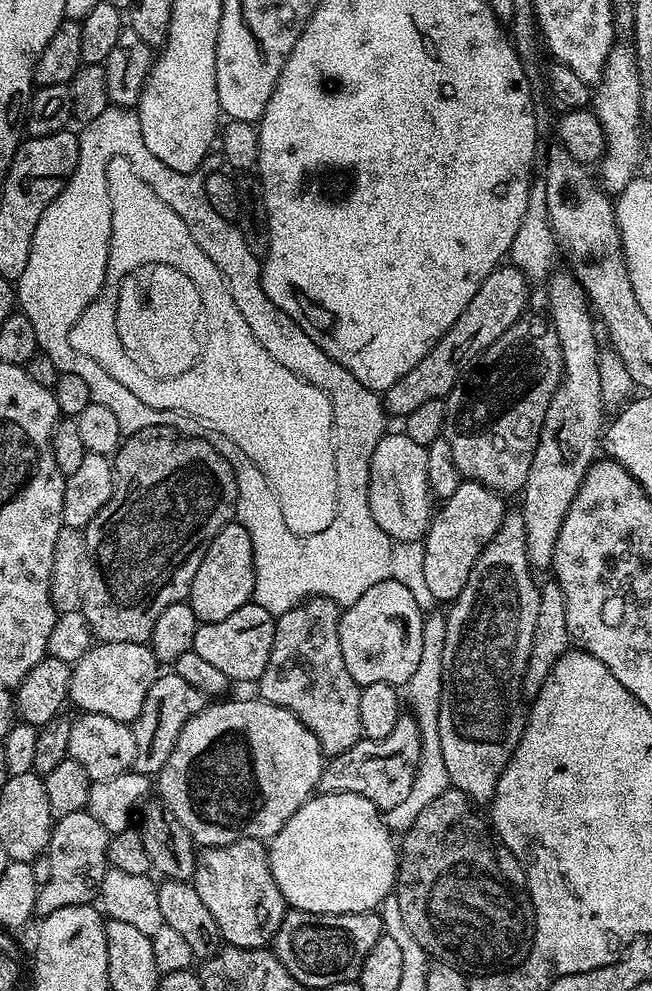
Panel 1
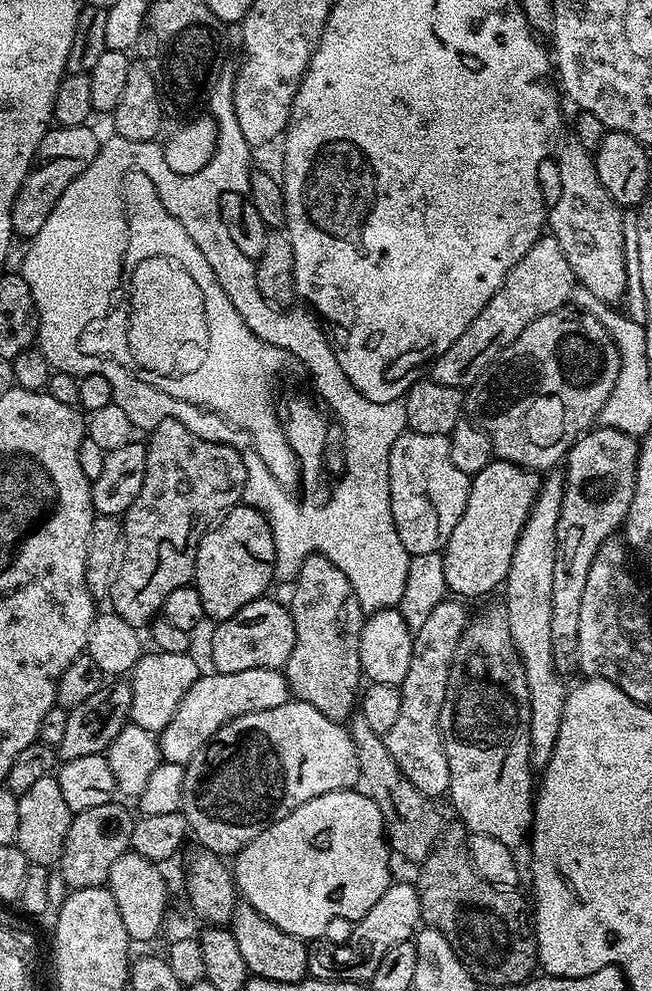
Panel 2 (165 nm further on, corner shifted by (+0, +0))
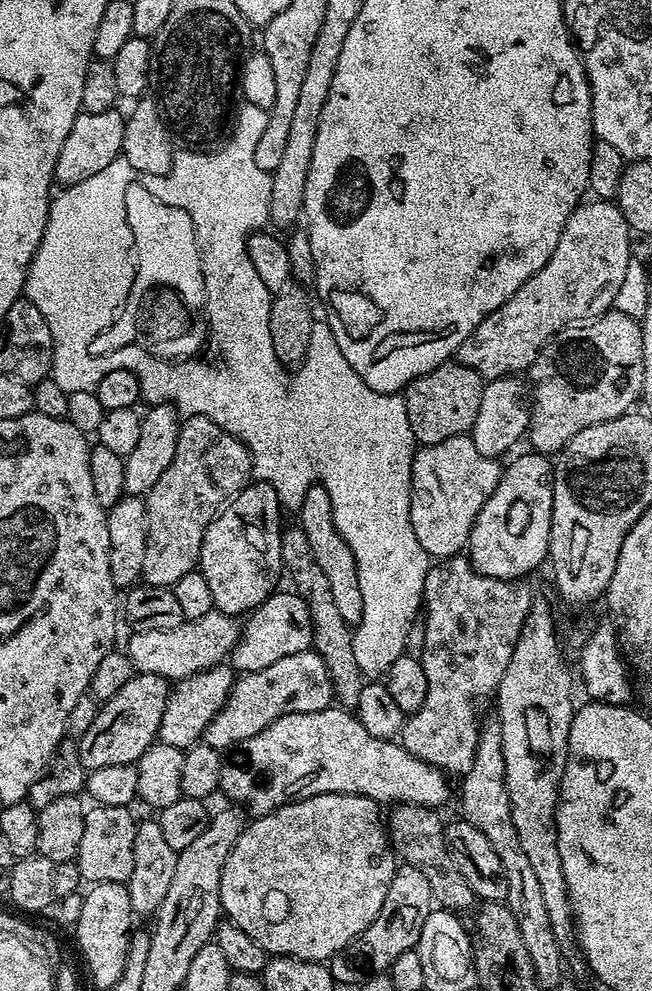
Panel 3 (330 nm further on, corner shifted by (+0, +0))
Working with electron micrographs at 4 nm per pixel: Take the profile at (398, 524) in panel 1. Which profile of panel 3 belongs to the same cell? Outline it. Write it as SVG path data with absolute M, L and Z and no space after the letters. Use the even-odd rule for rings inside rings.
M468 434L417 447L412 459L410 526L414 526L414 534L429 557L458 556L467 549L474 518L500 481L500 463L495 456L478 454Z

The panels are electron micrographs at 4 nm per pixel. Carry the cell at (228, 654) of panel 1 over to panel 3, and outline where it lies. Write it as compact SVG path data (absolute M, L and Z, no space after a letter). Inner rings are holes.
M277 590L259 604L243 621L240 637L234 646L230 663L237 673L266 670L266 666L290 658L290 654L306 652L312 648L312 619L302 597L295 591Z

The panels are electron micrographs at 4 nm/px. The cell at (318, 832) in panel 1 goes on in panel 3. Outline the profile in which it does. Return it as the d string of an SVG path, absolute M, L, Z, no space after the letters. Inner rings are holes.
M327 792L321 796L296 800L293 804L284 804L280 808L275 808L273 812L255 817L245 827L238 842L234 842L234 850L230 850L230 858L226 858L226 866L222 870L220 906L223 915L236 924L238 930L250 934L250 938L254 938L254 942L258 942L258 946L262 946L265 953L272 956L293 956L299 960L328 962L336 953L343 952L349 942L362 934L362 930L370 927L374 918L378 918L382 910L382 902L386 902L386 890L390 890L390 882L396 877L397 867L398 860L393 853L386 824L382 819L381 805L365 796L347 796L341 792Z

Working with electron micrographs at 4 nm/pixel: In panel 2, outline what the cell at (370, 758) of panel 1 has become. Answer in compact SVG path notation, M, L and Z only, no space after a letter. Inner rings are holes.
M456 598L444 599L433 610L422 629L414 632L410 670L406 670L406 678L398 685L402 710L394 726L383 733L390 758L394 758L409 782L429 798L443 797L450 782L450 766L446 766L446 750L442 746L440 733L440 715L446 698L452 659L470 619L470 612L460 604L463 603Z

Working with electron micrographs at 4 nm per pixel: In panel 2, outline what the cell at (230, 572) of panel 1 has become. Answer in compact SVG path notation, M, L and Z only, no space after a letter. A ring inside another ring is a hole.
M243 502L220 517L198 546L194 586L202 598L202 610L209 621L234 618L242 606L261 599L276 576L274 534L266 518Z

